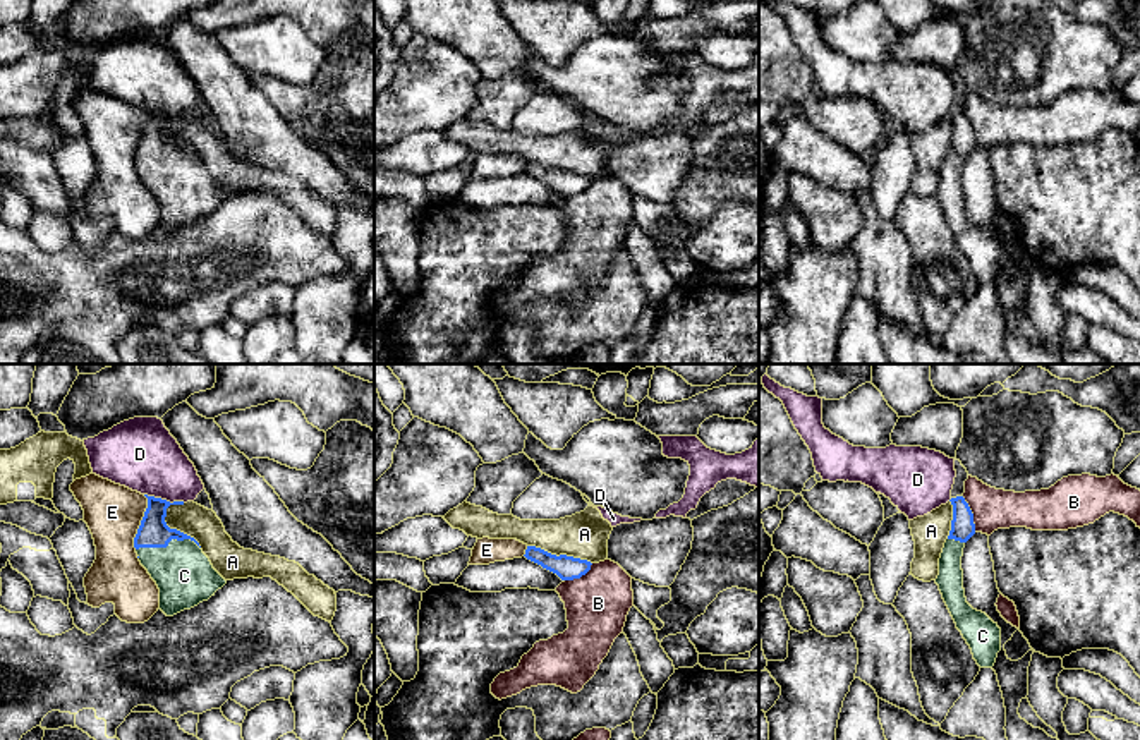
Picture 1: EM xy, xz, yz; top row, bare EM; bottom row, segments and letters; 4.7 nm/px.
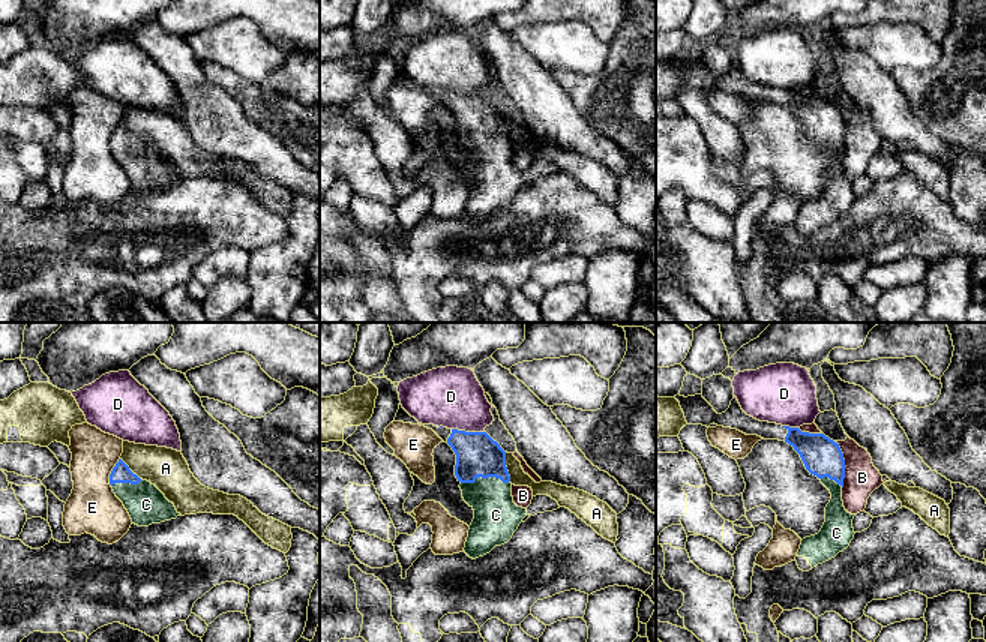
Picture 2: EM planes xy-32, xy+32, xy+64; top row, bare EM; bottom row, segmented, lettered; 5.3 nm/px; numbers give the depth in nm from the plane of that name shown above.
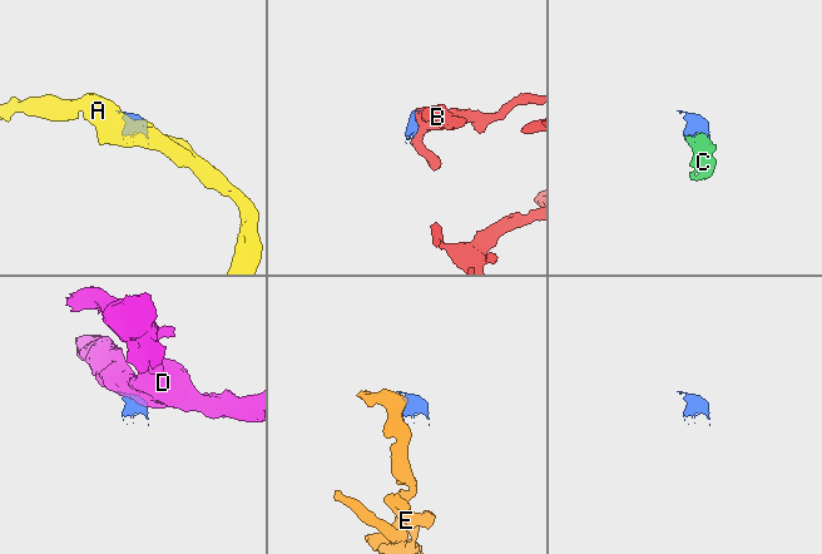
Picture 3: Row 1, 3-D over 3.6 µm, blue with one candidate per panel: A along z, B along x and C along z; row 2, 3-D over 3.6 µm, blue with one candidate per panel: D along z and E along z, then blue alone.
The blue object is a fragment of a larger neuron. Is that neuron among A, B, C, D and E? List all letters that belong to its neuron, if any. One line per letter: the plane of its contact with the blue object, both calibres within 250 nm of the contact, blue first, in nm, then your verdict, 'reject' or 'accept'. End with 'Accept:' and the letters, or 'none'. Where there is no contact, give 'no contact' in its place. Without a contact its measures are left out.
A: xy | 140/150 nm | reject
B: yz | 110/190 nm | reject
C: xy | 140/280 nm | accept
D: xy | 140/340 nm | reject
E: xy | 140/260 nm | reject
Accept: C

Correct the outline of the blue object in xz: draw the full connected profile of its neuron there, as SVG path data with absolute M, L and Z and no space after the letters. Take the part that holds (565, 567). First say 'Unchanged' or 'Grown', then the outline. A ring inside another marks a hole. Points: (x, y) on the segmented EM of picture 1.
Unchanged. M527 546L525 555L527 560L541 565L543 568L556 573L561 580L580 579L591 570L591 561L567 556L567 555L551 555L541 548Z

